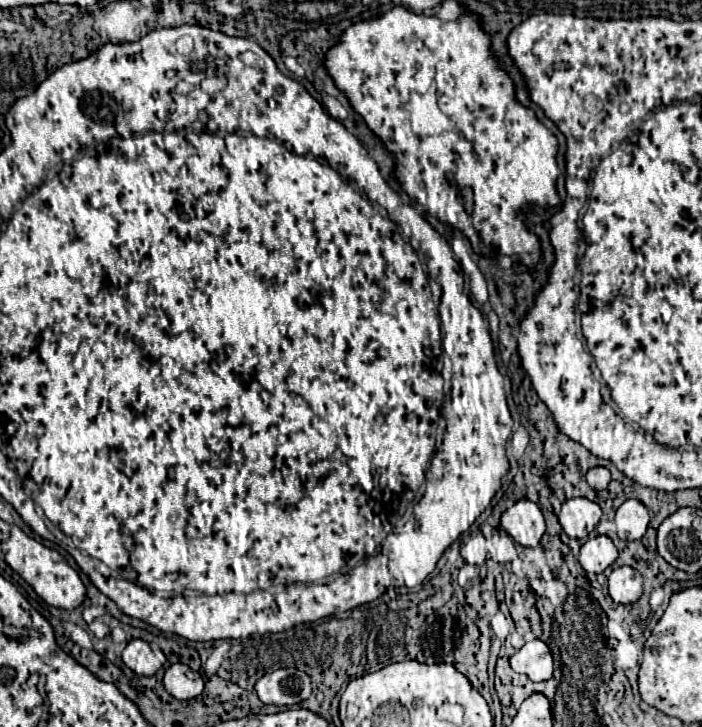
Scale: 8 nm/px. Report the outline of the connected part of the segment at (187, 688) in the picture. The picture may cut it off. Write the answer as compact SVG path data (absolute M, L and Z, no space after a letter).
M170 664L164 672L164 688L178 700L190 700L202 694L204 680L186 664Z

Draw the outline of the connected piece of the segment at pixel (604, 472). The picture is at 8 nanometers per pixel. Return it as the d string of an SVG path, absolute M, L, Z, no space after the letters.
M596 466L596 468L590 468L586 472L586 482L590 484L592 490L604 490L610 482L610 470L604 468L604 466Z

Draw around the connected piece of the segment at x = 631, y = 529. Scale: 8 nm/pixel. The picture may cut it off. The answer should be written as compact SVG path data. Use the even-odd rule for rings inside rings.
M636 498L622 502L614 518L616 532L622 540L640 540L648 528L648 522L650 522L650 516L646 506Z

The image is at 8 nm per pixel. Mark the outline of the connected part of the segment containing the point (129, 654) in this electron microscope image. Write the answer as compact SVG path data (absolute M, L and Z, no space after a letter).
M130 640L122 652L122 660L124 664L134 670L140 676L152 676L156 674L156 670L160 670L166 662L166 656L162 654L162 650L156 646L152 646L146 640Z

